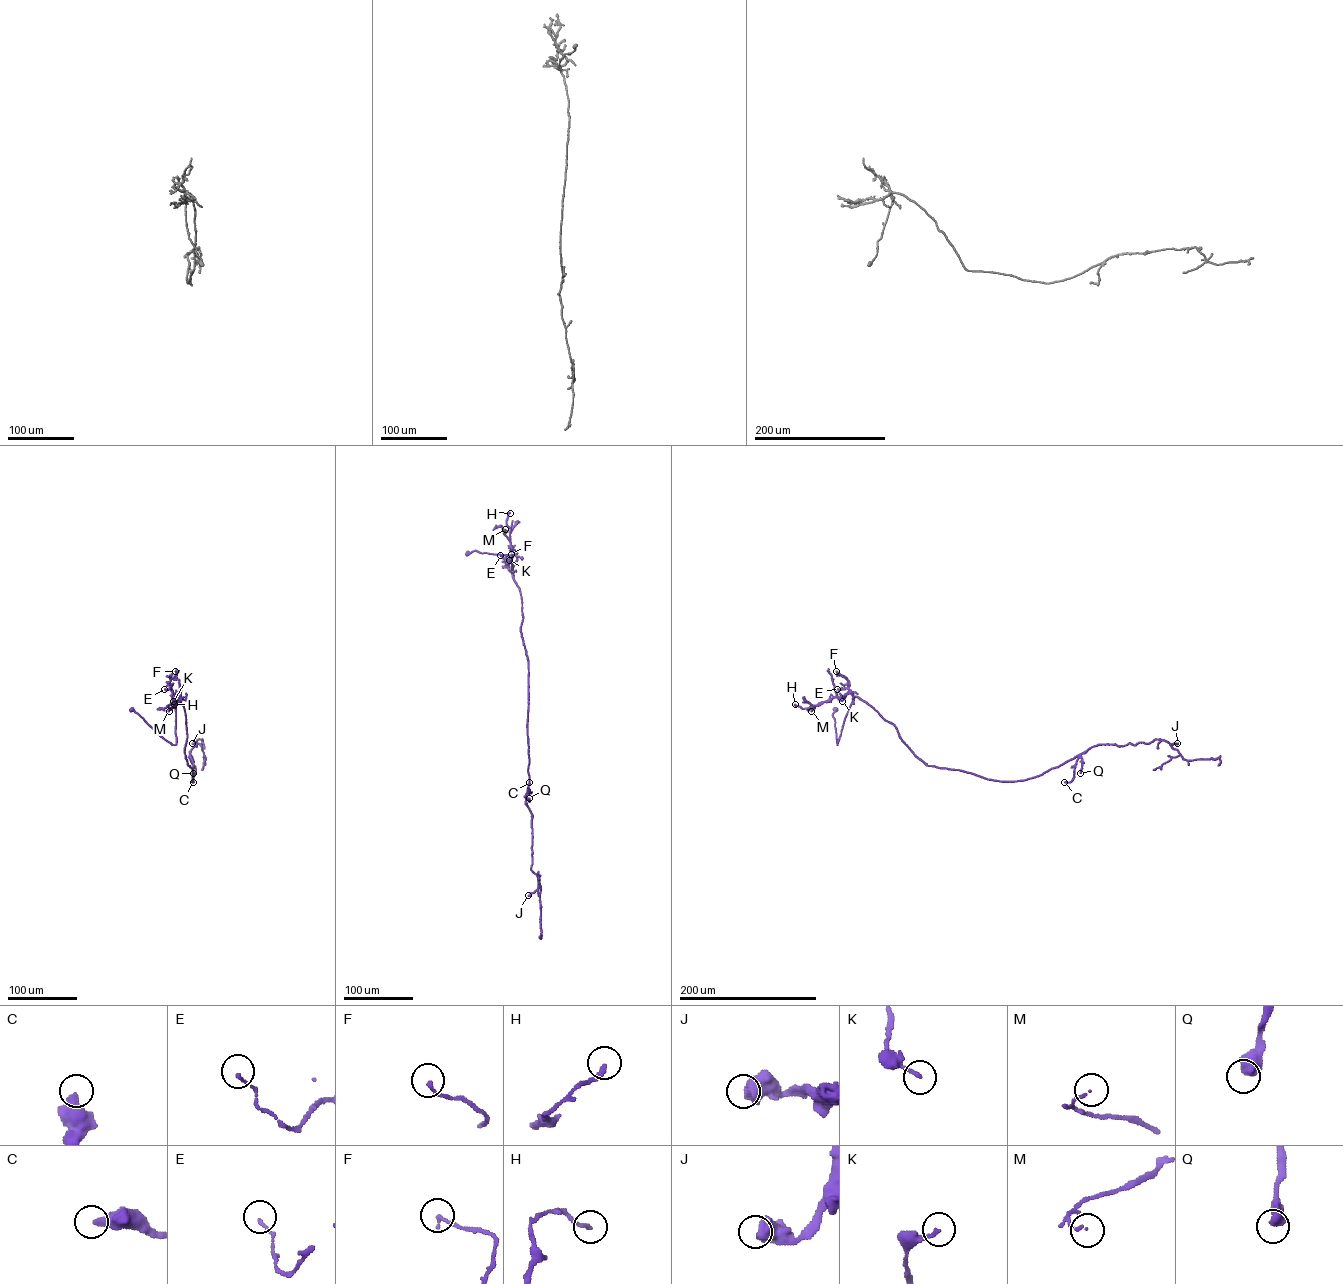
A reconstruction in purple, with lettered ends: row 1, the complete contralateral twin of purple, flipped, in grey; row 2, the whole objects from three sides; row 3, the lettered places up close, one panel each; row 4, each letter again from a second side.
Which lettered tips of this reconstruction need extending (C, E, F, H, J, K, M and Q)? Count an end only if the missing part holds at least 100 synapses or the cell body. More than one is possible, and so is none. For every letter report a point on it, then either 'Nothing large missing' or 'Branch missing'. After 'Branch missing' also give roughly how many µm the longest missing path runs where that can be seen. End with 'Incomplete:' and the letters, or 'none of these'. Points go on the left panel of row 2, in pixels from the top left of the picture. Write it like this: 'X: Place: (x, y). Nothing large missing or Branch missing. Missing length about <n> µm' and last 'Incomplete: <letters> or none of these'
C: Place: (193, 782). Nothing large missing
E: Place: (164, 689). Nothing large missing
F: Place: (175, 671). Nothing large missing
H: Place: (174, 704). Nothing large missing
J: Place: (192, 743). Nothing large missing
K: Place: (173, 701). Nothing large missing
M: Place: (169, 711). Nothing large missing
Q: Place: (193, 773). Nothing large missing
Incomplete: none of these

